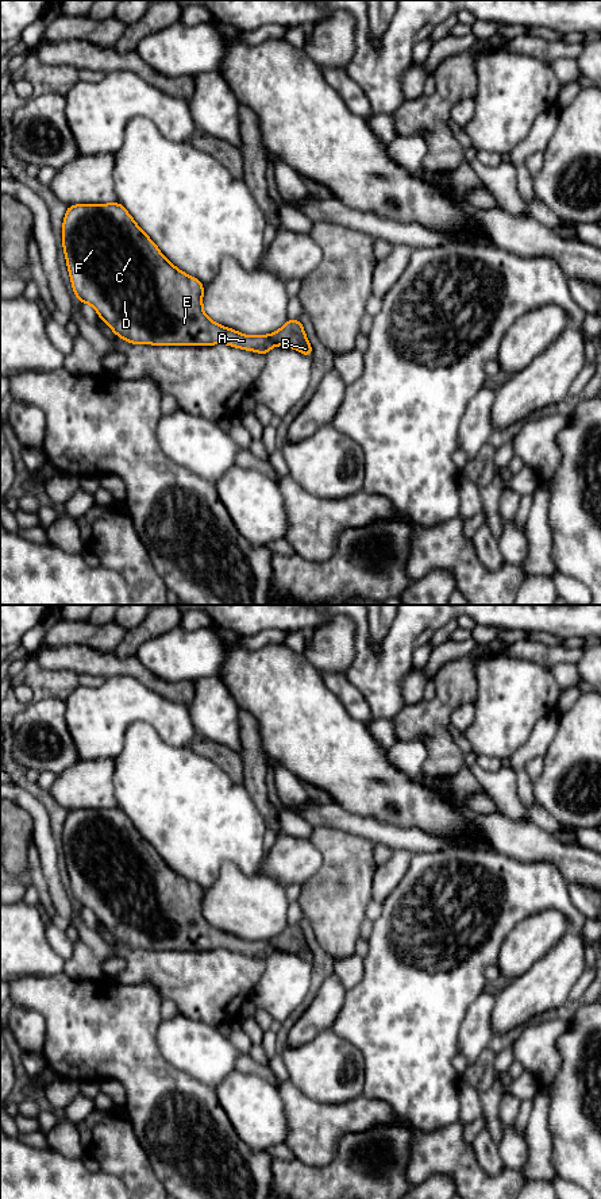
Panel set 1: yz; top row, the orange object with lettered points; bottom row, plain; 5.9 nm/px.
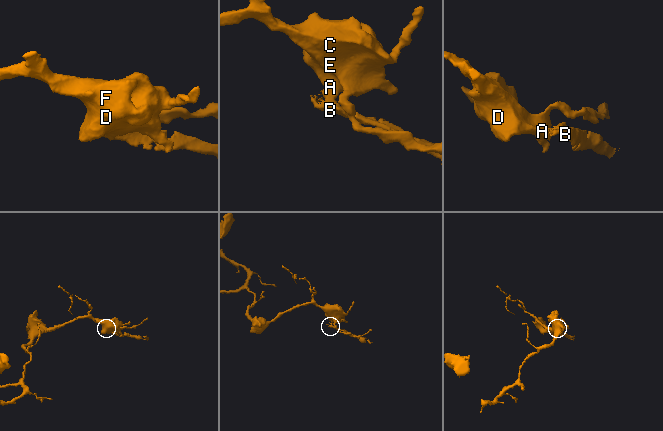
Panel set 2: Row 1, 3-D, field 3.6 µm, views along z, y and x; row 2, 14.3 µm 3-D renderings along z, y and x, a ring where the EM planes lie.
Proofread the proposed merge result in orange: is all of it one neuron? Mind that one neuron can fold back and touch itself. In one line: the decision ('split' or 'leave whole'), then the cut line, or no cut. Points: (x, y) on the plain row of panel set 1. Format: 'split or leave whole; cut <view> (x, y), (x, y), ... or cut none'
split; cut yz (266, 940), (274, 948)

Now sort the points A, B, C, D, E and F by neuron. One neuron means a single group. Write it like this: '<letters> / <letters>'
A C D E F / B

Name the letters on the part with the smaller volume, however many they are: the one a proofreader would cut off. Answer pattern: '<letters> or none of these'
B

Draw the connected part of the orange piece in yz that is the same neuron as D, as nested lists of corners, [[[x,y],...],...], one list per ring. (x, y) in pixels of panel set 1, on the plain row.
[[[117,806],[68,811],[62,829],[62,851],[78,906],[92,910],[115,940],[131,949],[223,948],[263,960],[274,952],[267,940],[247,941],[213,928],[203,915],[204,890],[173,871]]]

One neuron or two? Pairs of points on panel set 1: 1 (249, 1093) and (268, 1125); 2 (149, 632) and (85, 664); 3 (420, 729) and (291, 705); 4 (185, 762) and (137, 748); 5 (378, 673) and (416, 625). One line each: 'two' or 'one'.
1: one
2: two
3: two
4: one
5: one

